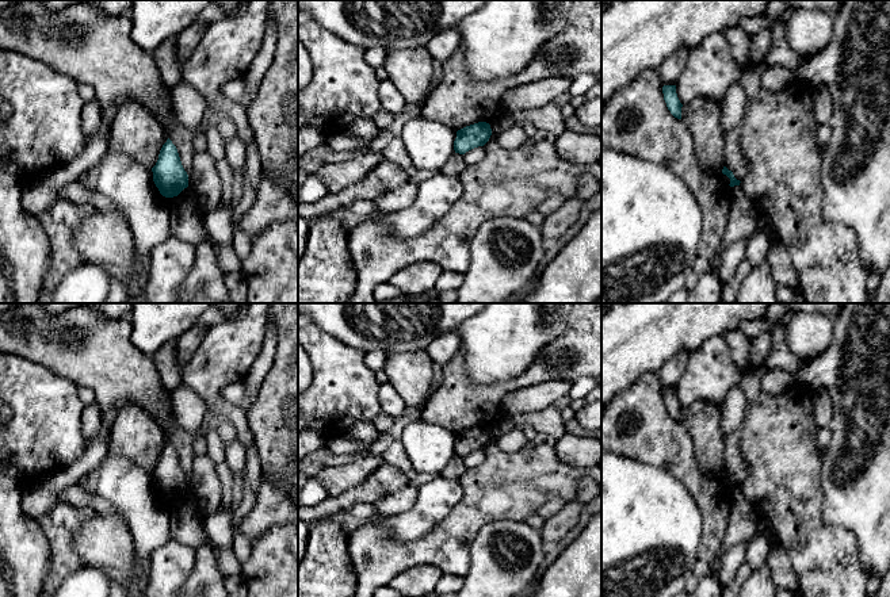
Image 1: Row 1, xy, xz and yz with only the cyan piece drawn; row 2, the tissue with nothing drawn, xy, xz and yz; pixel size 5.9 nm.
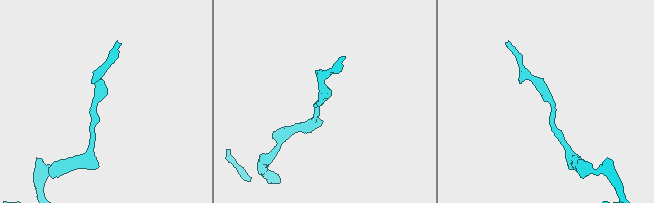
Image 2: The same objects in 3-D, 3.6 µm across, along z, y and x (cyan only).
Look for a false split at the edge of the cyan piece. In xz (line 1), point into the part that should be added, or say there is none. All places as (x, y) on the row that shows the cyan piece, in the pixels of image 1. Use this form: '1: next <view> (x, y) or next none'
1: next none

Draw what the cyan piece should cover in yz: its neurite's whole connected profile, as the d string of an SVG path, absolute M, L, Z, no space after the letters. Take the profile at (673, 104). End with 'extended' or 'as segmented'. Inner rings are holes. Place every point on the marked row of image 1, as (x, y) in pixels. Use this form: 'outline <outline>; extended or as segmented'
outline M664 85L662 93L664 93L664 100L665 100L666 107L671 111L671 114L675 118L681 119L683 104L680 103L680 100L677 97L676 85Z; as segmented

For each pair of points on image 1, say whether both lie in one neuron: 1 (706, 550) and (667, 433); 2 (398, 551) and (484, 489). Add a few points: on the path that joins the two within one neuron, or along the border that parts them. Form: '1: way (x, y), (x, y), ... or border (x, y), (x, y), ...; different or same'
1: way (711, 521), (711, 497), (680, 462); same
2: way (421, 551), (434, 548), (470, 512); same

